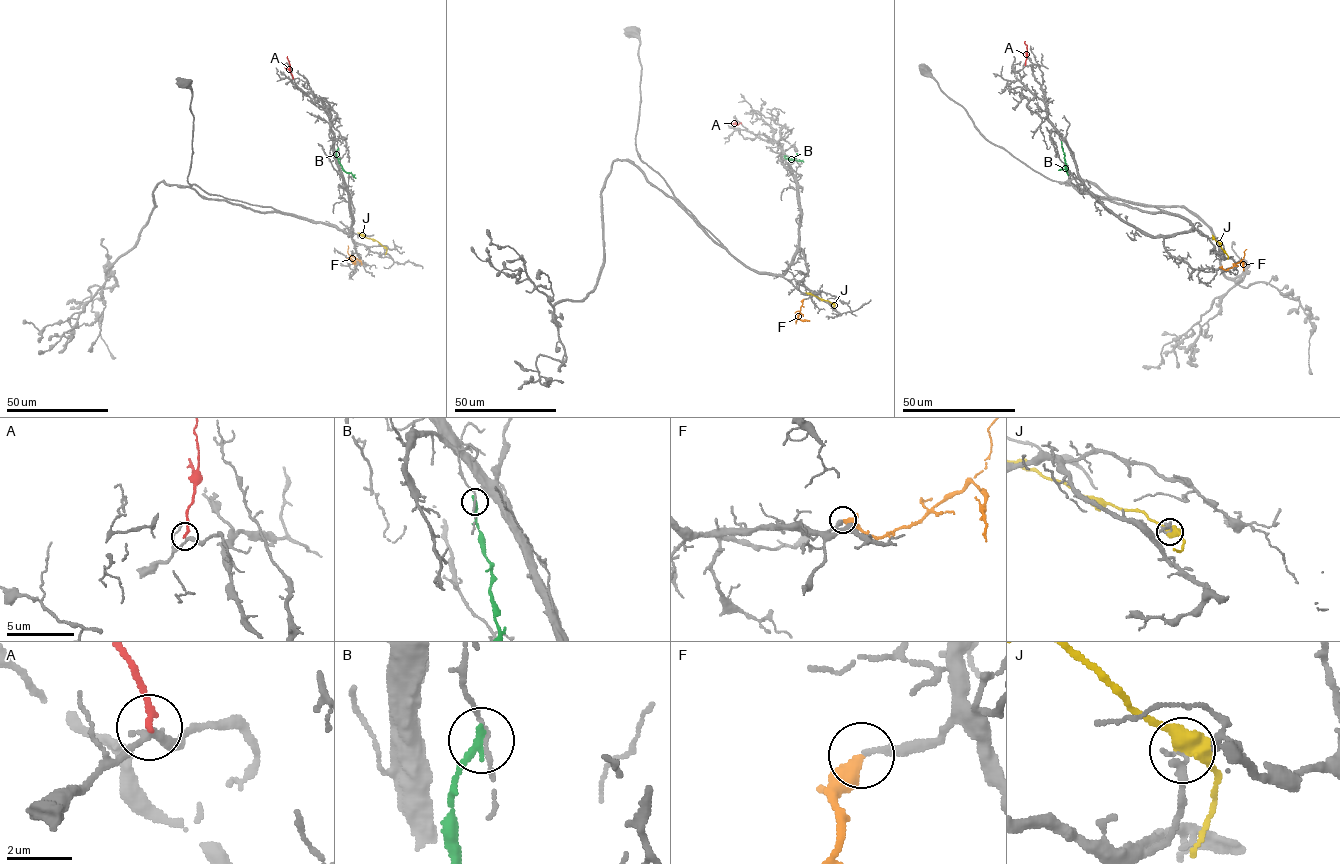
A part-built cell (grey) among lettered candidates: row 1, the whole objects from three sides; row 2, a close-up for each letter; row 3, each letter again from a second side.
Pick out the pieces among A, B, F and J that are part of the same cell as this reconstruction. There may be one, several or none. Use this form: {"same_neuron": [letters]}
{"same_neuron": ["F"]}

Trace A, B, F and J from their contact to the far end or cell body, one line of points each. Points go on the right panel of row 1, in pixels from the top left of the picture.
A: (1025, 65), (1025, 41)
B: (1061, 142), (1068, 175)
F: (1219, 267), (1226, 270), (1240, 261), (1243, 270)
J: (1225, 252), (1212, 235)

